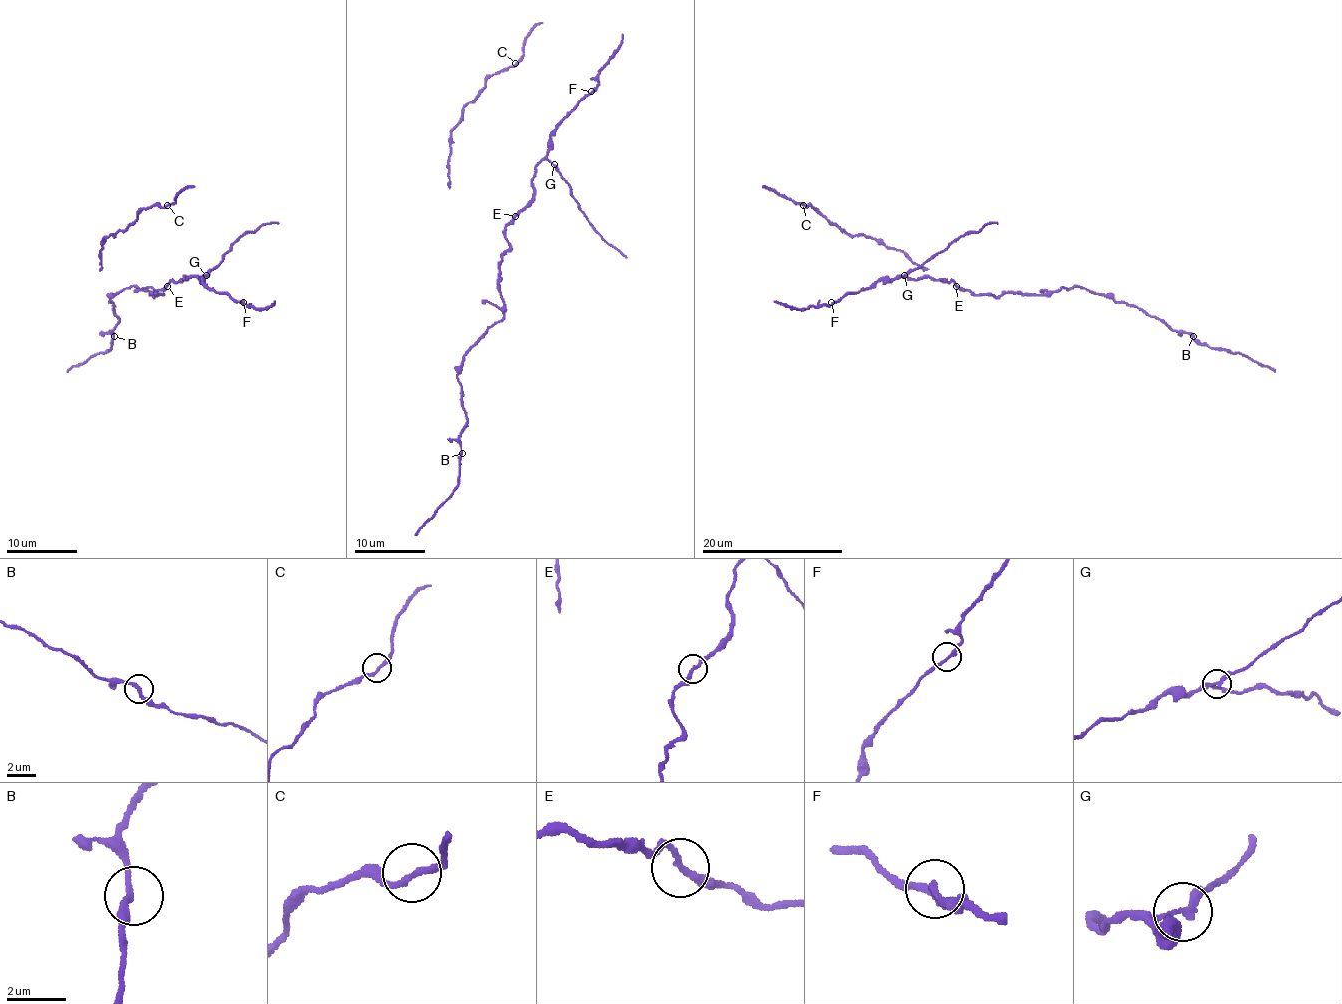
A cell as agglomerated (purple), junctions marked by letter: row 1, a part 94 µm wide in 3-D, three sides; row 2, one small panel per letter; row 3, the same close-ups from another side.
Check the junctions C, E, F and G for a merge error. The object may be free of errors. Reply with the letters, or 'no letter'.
E

